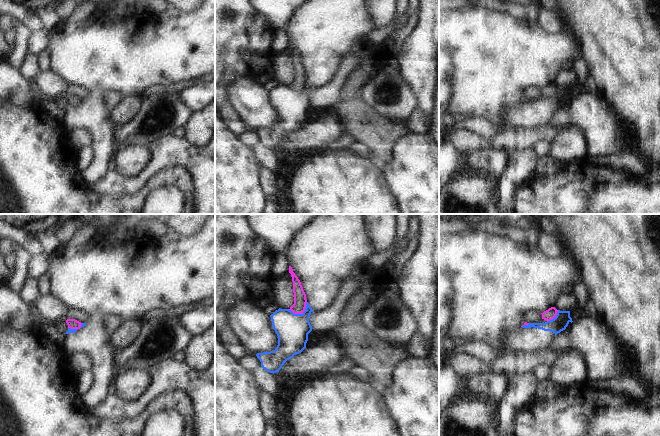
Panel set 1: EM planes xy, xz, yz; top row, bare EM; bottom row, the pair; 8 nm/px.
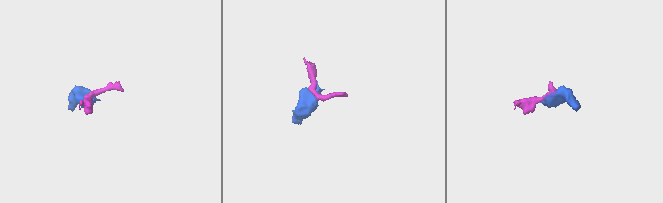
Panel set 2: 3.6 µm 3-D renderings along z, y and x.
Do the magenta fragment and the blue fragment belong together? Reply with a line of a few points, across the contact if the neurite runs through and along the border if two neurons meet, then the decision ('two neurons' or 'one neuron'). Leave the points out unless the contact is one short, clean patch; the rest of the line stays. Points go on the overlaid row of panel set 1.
xz (307, 302), (301, 313), (293, 313), (288, 309) | two neurons

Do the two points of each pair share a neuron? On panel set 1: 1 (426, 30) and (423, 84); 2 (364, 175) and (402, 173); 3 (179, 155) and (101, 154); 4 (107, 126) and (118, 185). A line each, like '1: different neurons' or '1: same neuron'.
1: same neuron
2: different neurons
3: different neurons
4: different neurons

